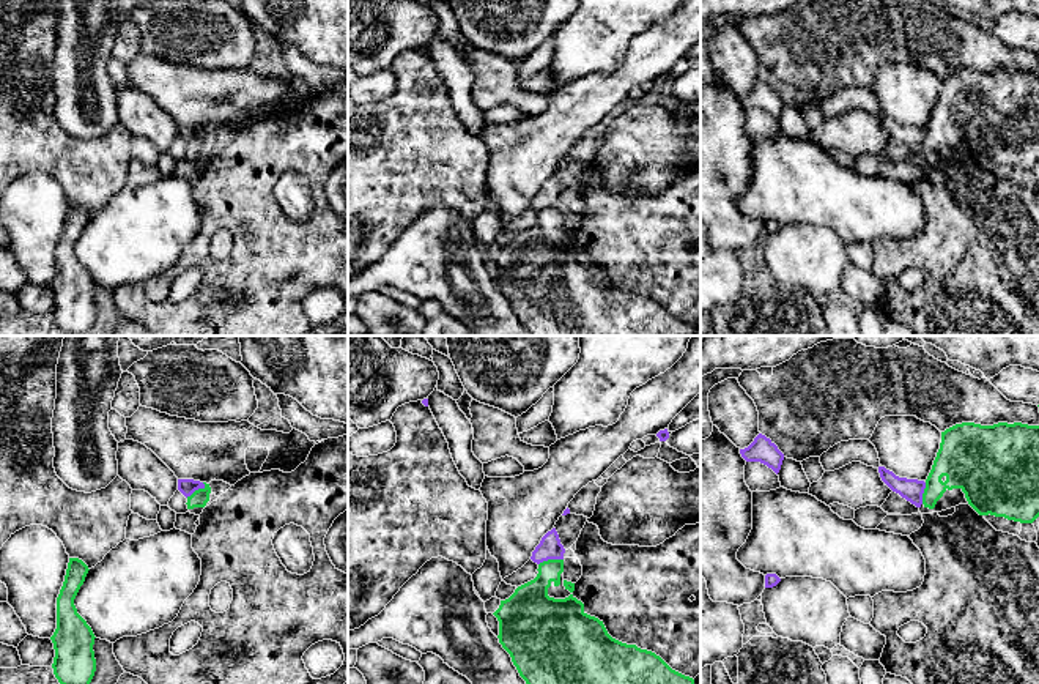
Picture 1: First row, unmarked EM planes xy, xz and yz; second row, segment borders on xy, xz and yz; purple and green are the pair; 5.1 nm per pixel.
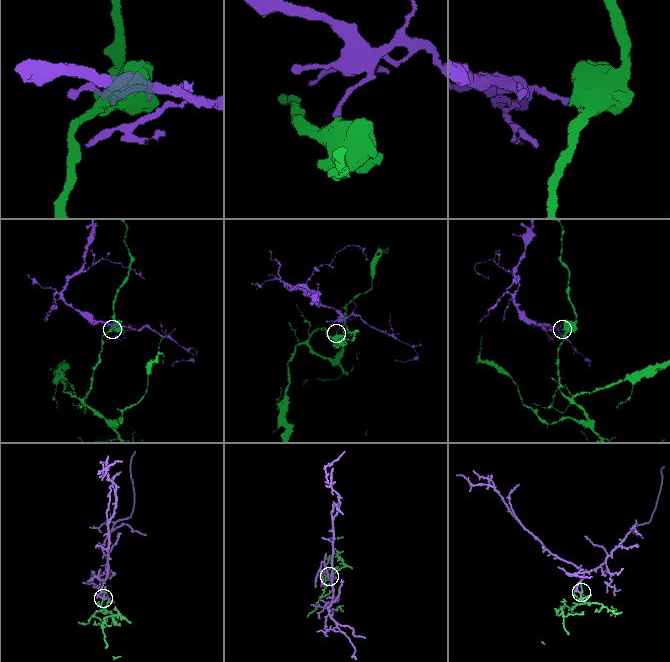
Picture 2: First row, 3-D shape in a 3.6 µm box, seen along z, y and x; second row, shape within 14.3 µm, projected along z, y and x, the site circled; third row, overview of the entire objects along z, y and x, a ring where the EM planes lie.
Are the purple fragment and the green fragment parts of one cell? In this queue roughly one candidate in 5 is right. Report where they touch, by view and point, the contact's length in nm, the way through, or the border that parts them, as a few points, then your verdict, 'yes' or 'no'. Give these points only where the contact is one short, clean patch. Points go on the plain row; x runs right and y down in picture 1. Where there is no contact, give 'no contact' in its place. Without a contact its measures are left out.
contact xz (550, 205); length 130 nm; border xz (562, 205), (548, 205), (539, 211); no

